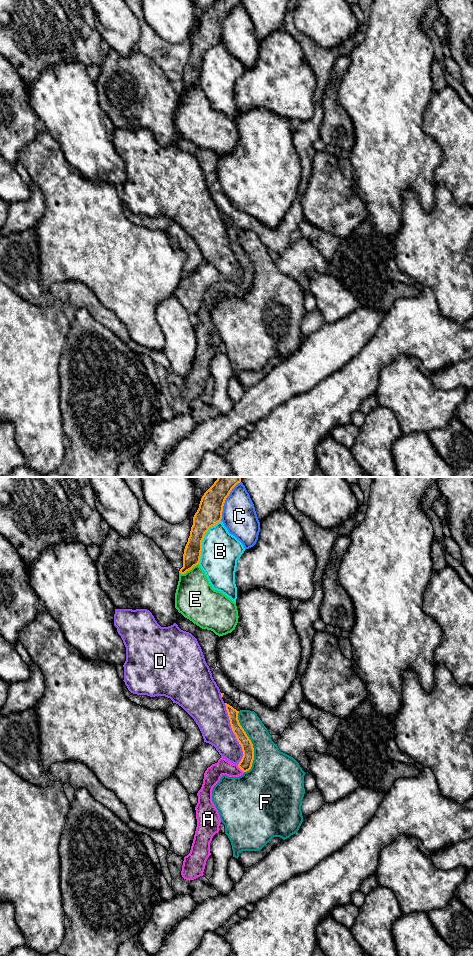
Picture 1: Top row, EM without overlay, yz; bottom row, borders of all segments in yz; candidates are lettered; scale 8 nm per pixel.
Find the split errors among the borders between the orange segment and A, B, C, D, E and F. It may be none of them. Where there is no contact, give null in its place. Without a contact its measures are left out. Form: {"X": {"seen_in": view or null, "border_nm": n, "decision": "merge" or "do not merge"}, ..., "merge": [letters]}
{"A": {"seen_in": "yz", "border_nm": 80, "decision": "merge"}, "B": {"seen_in": "yz", "border_nm": 400, "decision": "do not merge"}, "C": {"seen_in": "yz", "border_nm": 360, "decision": "do not merge"}, "D": {"seen_in": "yz", "border_nm": 500, "decision": "do not merge"}, "E": {"seen_in": "yz", "border_nm": 180, "decision": "do not merge"}, "F": {"seen_in": "yz", "border_nm": 500, "decision": "do not merge"}, "merge": ["A"]}

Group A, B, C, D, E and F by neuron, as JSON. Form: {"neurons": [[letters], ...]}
{"neurons": [["A"], ["B"], ["C"], ["D"], ["E"], ["F"]]}

